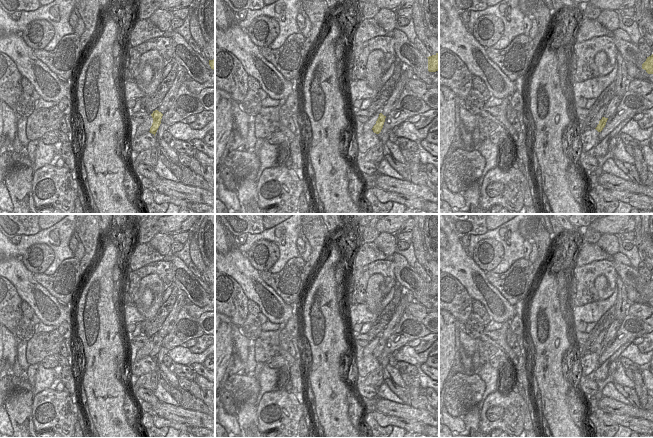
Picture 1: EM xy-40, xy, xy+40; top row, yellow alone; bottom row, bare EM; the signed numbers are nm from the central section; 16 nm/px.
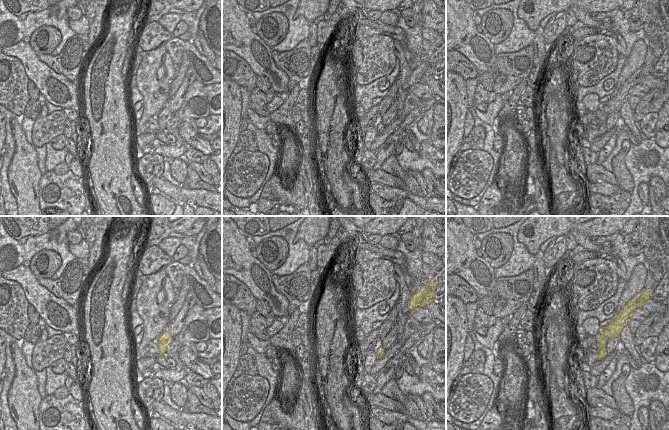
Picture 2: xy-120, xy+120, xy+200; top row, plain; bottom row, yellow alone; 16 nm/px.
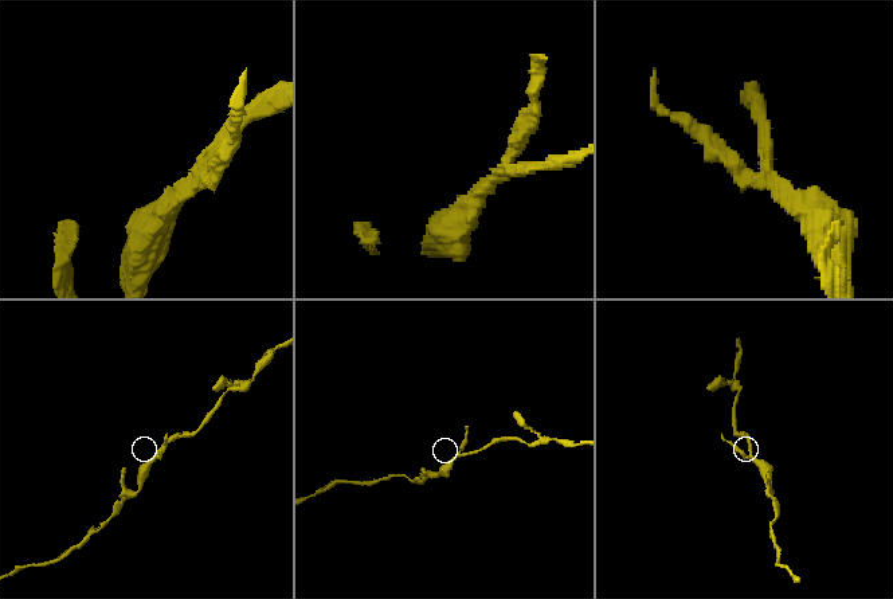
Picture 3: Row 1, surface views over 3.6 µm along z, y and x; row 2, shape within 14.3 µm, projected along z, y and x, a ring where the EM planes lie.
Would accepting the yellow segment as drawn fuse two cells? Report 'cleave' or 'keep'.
cleave

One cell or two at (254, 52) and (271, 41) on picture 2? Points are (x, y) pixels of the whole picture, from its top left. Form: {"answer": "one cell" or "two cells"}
{"answer": "two cells"}

